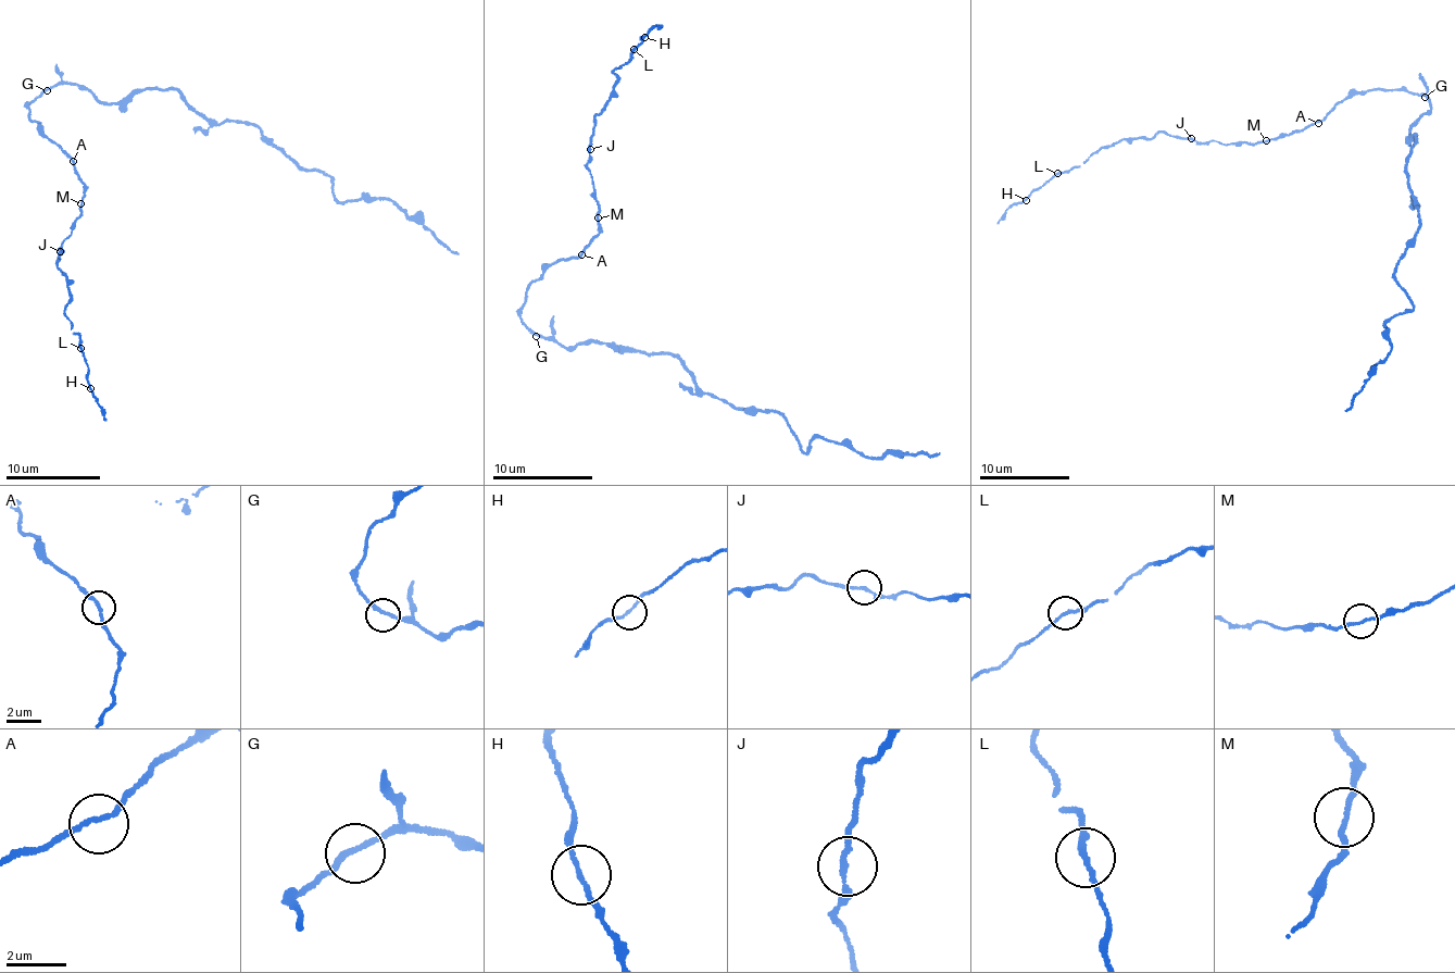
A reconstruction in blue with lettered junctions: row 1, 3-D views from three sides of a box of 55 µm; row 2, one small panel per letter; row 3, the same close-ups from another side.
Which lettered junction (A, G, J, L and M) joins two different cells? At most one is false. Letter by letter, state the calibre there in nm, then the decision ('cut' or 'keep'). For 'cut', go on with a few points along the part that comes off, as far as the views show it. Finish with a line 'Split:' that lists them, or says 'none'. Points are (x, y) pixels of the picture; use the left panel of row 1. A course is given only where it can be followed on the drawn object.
A: 160 nm | keep
G: 190 nm | keep
J: 170 nm | keep
L: 160 nm | keep
M: 160 nm | keep
Split: none

